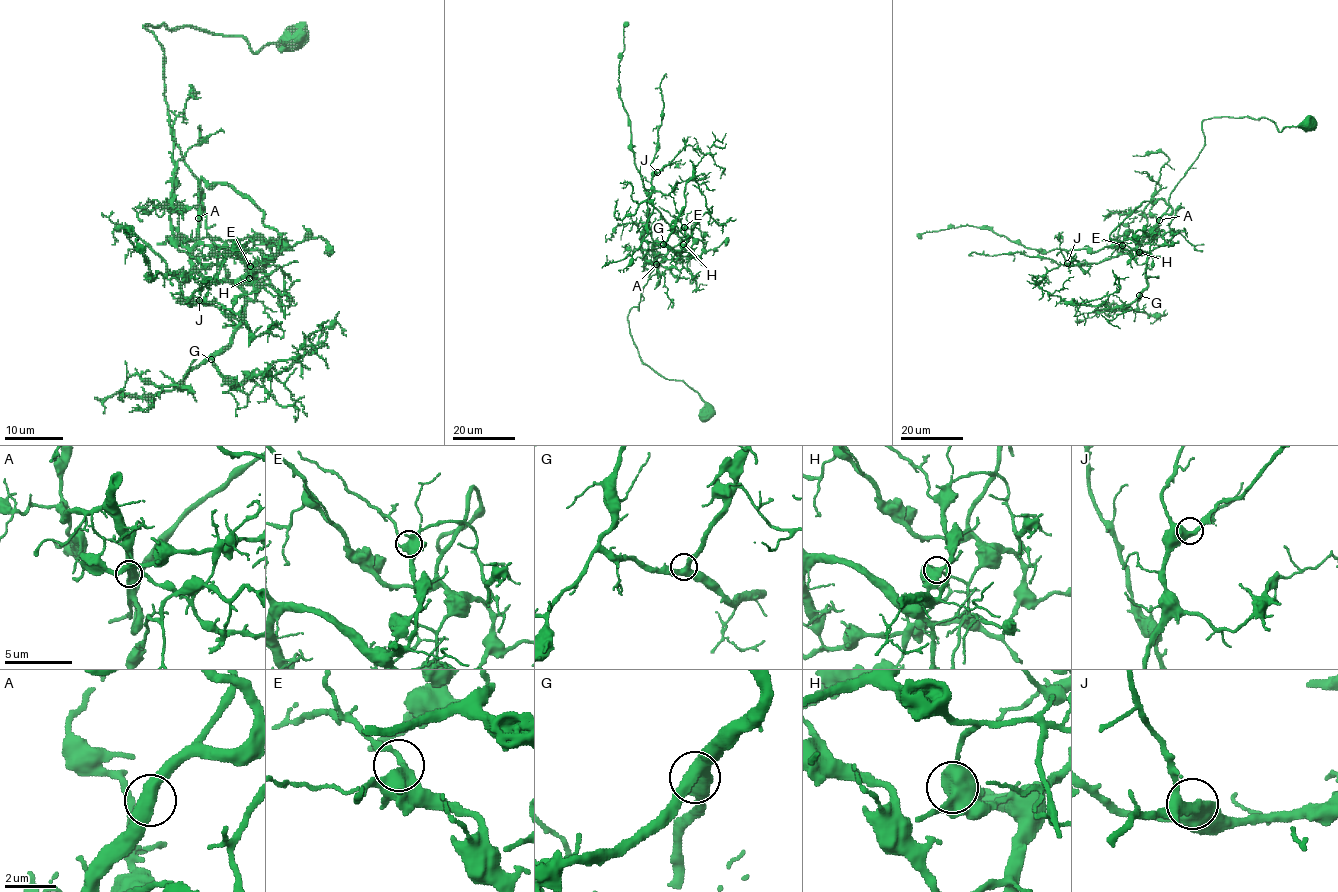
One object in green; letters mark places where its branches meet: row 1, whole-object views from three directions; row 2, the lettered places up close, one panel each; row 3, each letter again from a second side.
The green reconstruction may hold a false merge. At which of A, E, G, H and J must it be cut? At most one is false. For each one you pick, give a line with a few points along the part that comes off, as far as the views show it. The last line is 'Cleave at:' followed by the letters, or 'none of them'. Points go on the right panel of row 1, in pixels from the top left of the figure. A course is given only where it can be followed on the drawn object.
Cleave at: none of them

